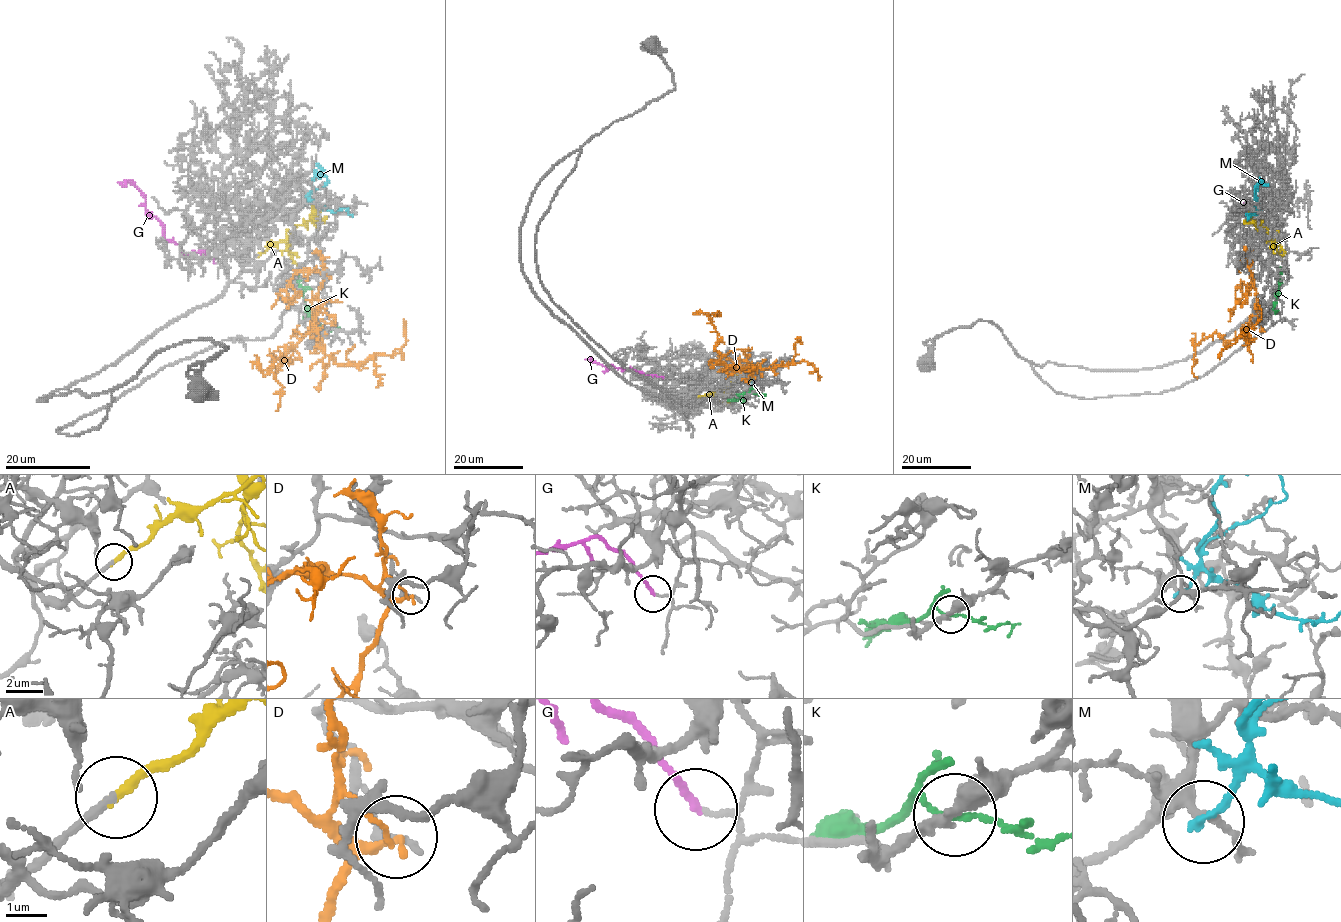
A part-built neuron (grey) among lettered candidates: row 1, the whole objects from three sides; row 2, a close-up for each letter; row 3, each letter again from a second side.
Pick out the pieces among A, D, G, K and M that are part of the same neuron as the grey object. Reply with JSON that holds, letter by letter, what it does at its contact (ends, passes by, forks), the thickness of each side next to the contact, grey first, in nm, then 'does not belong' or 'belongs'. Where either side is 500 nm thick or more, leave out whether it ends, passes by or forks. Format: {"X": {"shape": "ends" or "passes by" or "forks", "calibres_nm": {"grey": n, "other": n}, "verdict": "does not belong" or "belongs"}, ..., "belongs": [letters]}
{"A": {"shape": "ends", "calibres_nm": {"grey": 190, "other": 240}, "verdict": "belongs"}, "D": {"shape": "ends", "calibres_nm": {"grey": 220, "other": 200}, "verdict": "does not belong"}, "G": {"shape": "ends", "calibres_nm": {"grey": 90, "other": 170}, "verdict": "does not belong"}, "K": {"shape": "passes by", "calibres_nm": {"grey": 320, "other": 140}, "verdict": "does not belong"}, "M": {"shape": "ends", "calibres_nm": {"grey": 240, "other": 200}, "verdict": "belongs"}, "belongs": ["A", "M"]}

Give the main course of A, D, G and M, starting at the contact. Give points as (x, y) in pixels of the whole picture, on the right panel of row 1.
A: (1277, 252), (1267, 228), (1258, 222), (1243, 221)
D: (1251, 268), (1257, 309), (1251, 323), (1234, 339), (1224, 340), (1214, 333), (1195, 347), (1192, 372), (1197, 377)
G: (1259, 259), (1249, 240), (1247, 199), (1240, 192)
M: (1260, 210), (1258, 206), (1251, 215), (1247, 214), (1247, 220)

